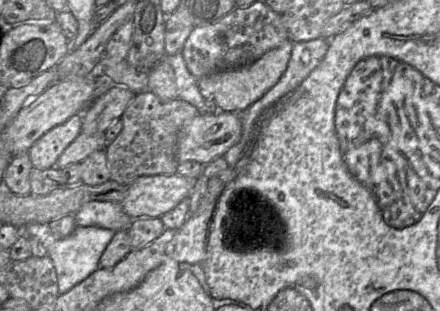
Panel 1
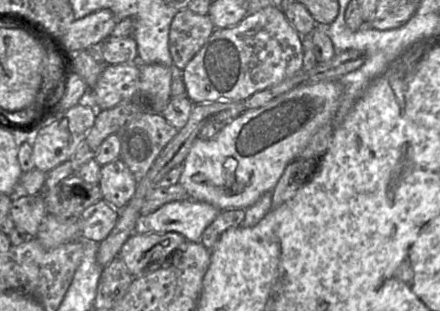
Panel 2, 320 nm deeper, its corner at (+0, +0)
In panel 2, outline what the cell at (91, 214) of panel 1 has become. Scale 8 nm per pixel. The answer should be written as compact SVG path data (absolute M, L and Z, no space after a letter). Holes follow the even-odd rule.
M173 201L164 204L148 215L141 215L137 219L134 233L176 232L187 241L200 242L203 231L220 212L213 205L204 202Z

